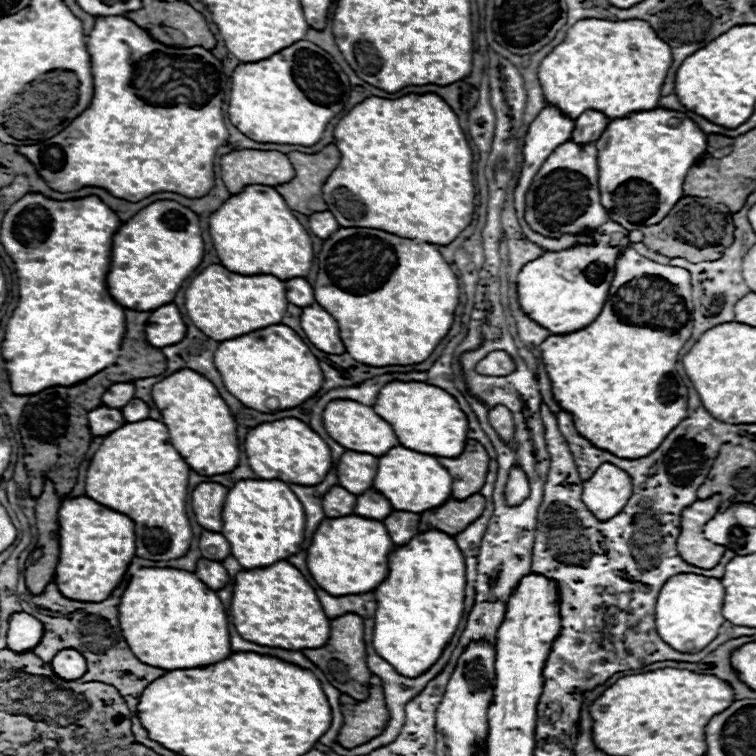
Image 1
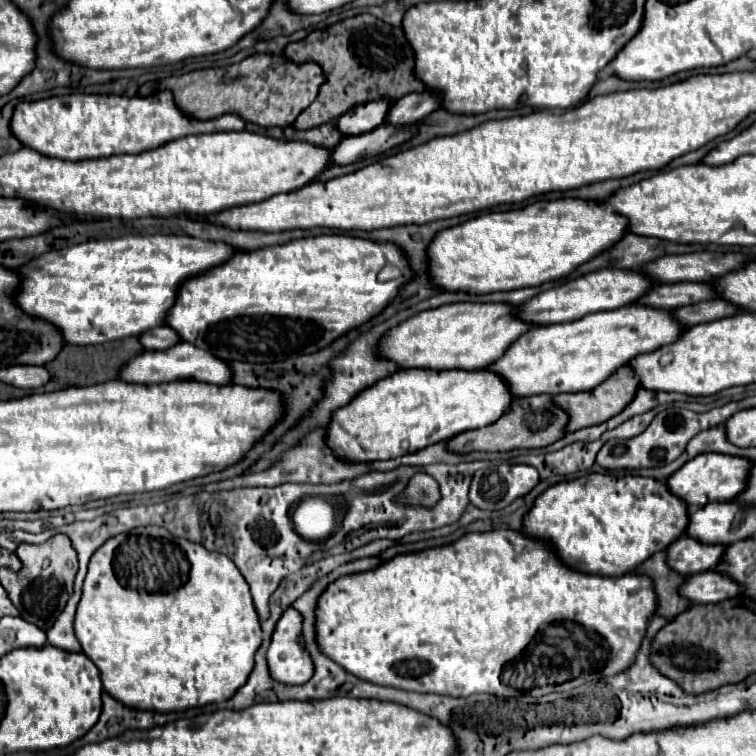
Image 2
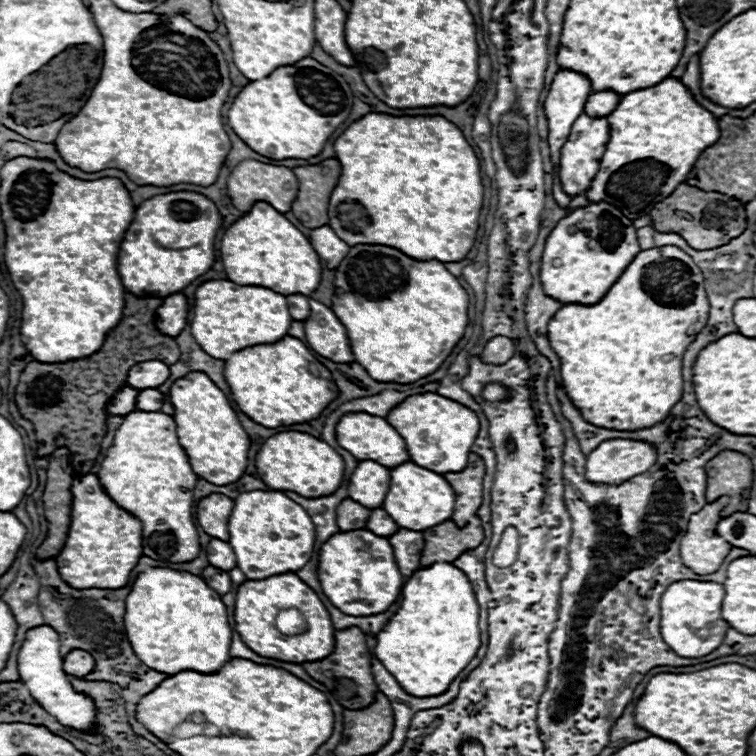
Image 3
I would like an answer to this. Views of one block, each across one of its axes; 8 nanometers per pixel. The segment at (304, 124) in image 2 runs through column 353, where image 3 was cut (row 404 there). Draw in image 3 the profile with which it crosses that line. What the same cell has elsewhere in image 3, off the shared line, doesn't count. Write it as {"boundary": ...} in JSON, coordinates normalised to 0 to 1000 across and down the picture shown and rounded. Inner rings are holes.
{"boundary":[[[167,386],[164,413],[180,415],[164,415],[156,431],[143,439],[135,460],[122,471],[74,481],[42,476],[26,495],[26,505],[21,511],[24,542],[34,556],[45,561],[45,566],[53,566],[48,569],[50,585],[66,590],[69,595],[79,590],[93,593],[93,614],[101,630],[111,630],[124,619],[124,611],[132,601],[132,585],[140,577],[140,537],[146,526],[167,511],[169,489],[177,481],[193,476],[214,476],[228,484],[238,474],[233,450],[214,442],[204,429],[206,407],[214,402],[214,397],[201,394],[204,392],[175,392],[172,386]]]}

